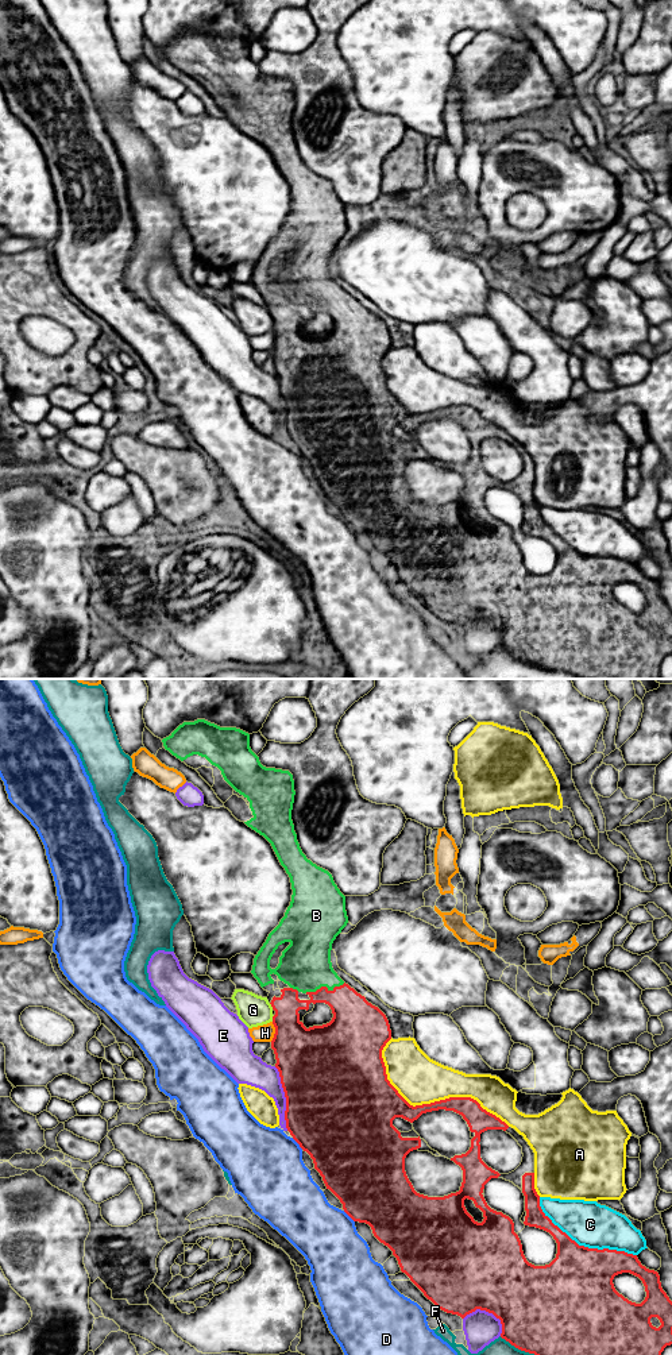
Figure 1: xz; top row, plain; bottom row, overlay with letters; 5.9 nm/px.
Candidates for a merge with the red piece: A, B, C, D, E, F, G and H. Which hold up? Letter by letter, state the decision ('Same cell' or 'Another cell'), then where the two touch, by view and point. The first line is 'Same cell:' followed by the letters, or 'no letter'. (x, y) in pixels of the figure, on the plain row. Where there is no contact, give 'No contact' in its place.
Same cell: B
A: Another cell. Touches red at xz (432, 412)
B: Same cell. Touches red at xz (324, 296)
C: Another cell. Touches red at xz (582, 555)
D: Another cell. Touches red at xz (297, 451)
E: Another cell. Touches red at xz (286, 408)
F: Another cell. Touches red at xz (543, 667)
G: Another cell. Touches red at xz (271, 315)
H: Another cell. Touches red at xz (275, 340)

